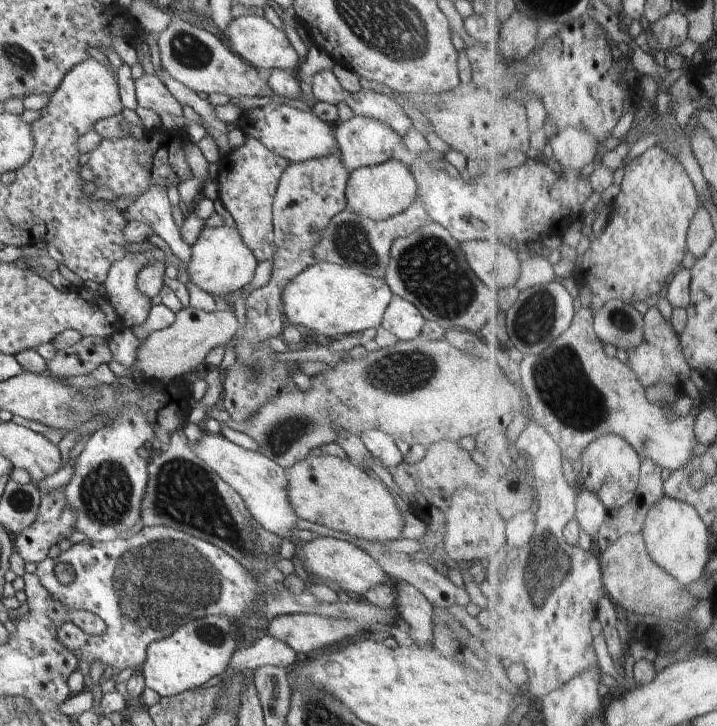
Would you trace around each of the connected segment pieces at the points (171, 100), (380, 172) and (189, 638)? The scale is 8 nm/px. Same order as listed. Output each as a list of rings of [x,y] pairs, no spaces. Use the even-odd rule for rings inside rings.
[[[145,74],[135,81],[137,104],[156,114],[182,116],[182,105],[172,96],[168,87],[156,75]]]
[[[394,157],[379,165],[354,169],[349,173],[345,190],[348,208],[375,221],[388,220],[409,209],[417,194],[417,182],[412,169]]]
[[[206,615],[188,621],[174,629],[169,637],[151,642],[147,646],[143,669],[145,686],[161,697],[171,697],[190,689],[197,689],[210,678],[226,671],[233,652],[238,648],[237,623],[223,615]]]

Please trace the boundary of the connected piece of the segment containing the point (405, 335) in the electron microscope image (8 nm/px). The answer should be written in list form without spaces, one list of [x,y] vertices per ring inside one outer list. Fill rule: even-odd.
[[[394,295],[383,314],[381,326],[393,332],[400,341],[409,341],[417,338],[424,321],[425,318],[414,304]]]

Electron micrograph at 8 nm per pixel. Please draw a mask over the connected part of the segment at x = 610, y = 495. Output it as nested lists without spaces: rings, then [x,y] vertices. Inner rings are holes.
[[[616,433],[601,436],[592,445],[588,445],[581,460],[581,474],[585,480],[586,490],[595,492],[612,512],[632,502],[642,480],[645,458],[627,438]]]

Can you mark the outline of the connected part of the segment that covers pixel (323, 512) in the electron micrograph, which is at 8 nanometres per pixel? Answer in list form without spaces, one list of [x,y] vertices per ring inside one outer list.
[[[308,455],[284,470],[288,502],[299,518],[371,541],[385,543],[400,538],[404,517],[394,498],[382,482],[354,466],[348,458]]]

